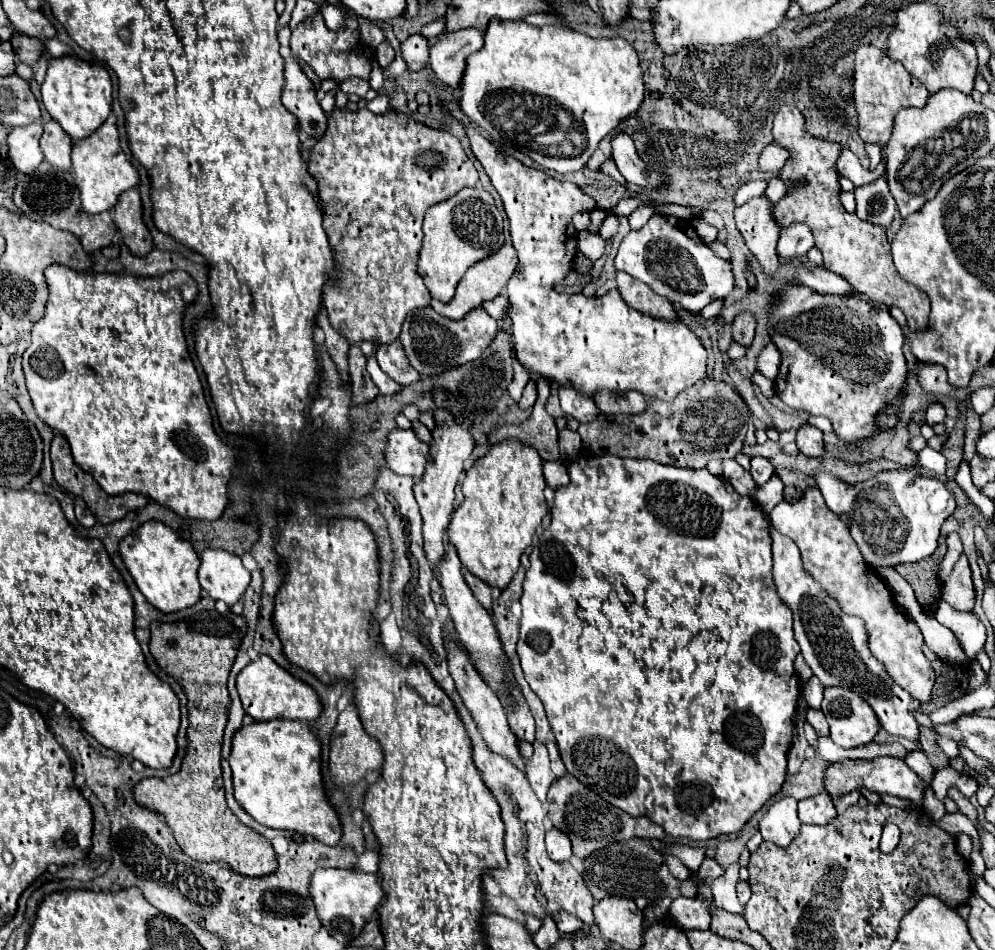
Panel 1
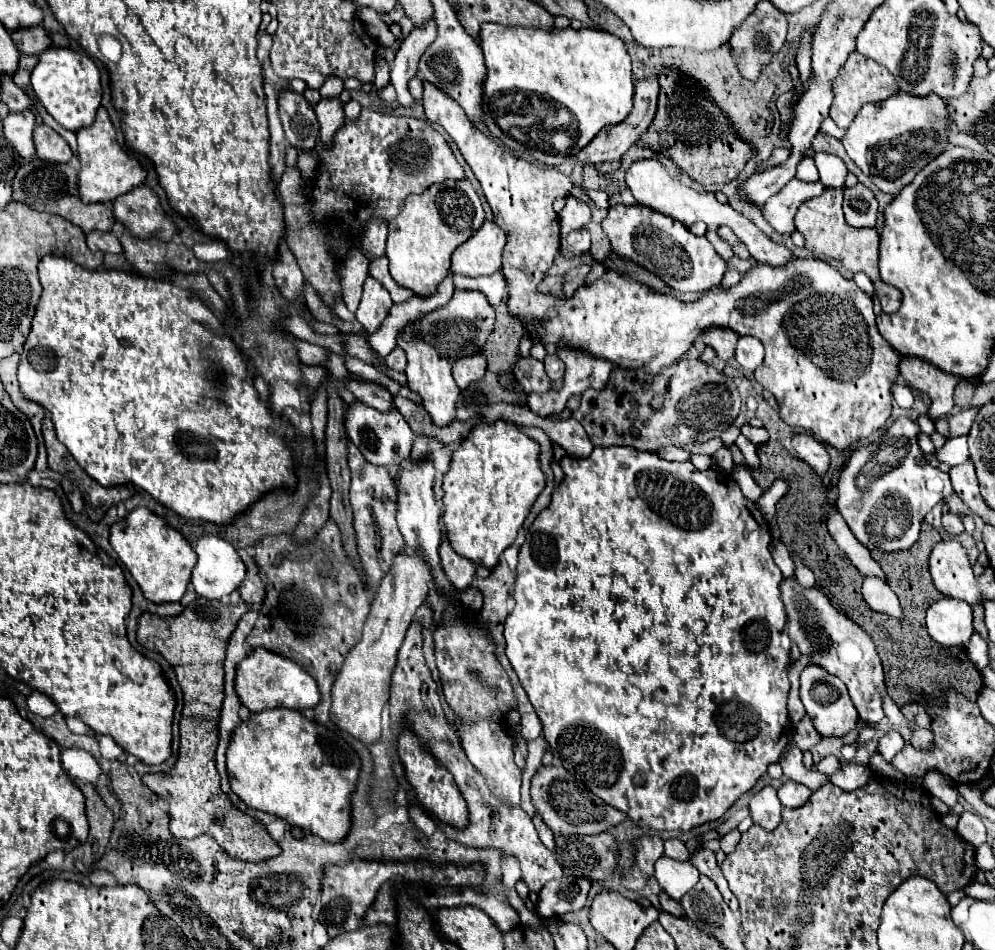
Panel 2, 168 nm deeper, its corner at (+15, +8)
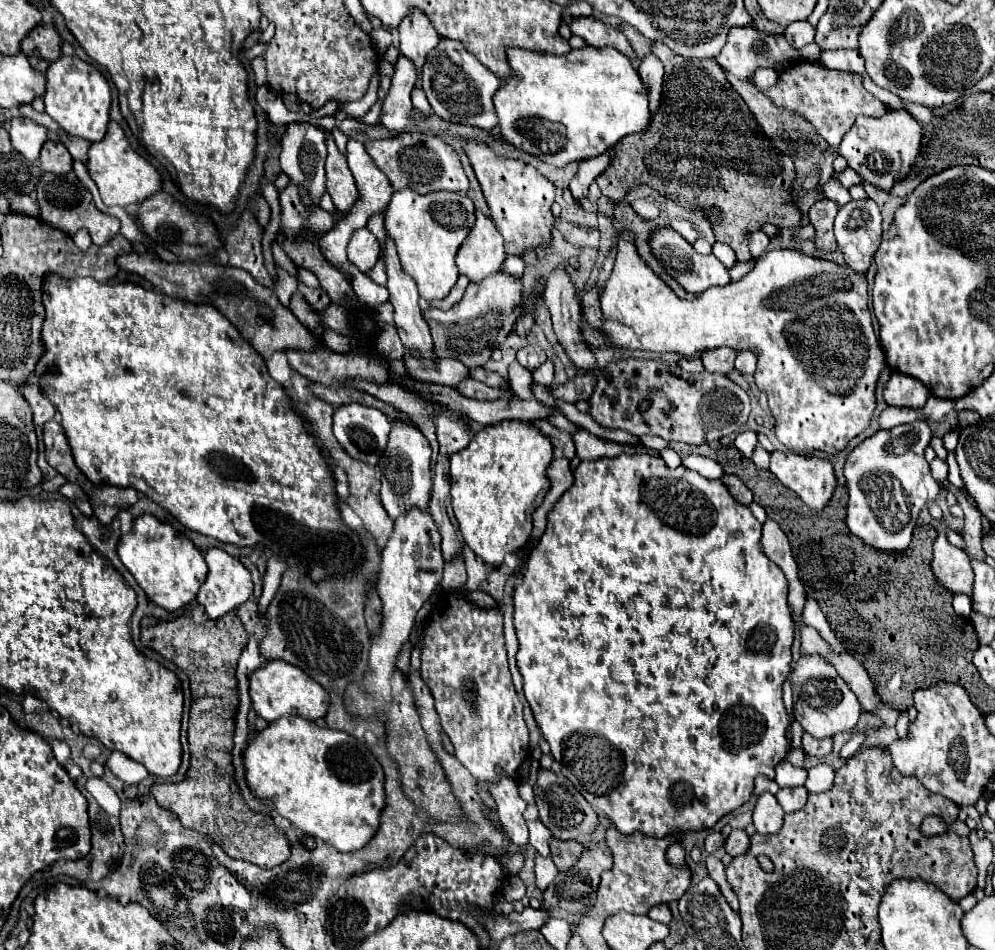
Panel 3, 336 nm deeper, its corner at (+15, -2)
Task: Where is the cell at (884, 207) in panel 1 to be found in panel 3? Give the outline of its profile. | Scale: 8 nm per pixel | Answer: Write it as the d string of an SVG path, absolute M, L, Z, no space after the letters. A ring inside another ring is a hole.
M867 198L867 200L851 200L849 204L841 206L839 212L837 212L837 218L835 218L835 240L845 256L845 262L859 274L865 274L871 260L873 260L873 254L877 252L879 244L881 244L881 212L877 208L877 204Z

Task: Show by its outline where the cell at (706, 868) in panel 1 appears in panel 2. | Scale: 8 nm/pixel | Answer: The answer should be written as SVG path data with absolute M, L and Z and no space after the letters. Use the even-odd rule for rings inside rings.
M703 848L703 850L695 852L695 854L691 854L689 860L691 860L691 864L693 864L701 874L709 876L709 878L717 884L717 888L721 890L727 906L737 914L737 898L735 898L735 894L729 890L727 880L725 880L725 876L723 876L721 868L719 868L717 862L715 862L715 854L713 854L709 848Z

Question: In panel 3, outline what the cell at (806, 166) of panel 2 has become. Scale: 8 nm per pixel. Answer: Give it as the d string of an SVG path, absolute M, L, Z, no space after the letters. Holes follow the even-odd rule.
M829 180L829 182L827 182L827 184L823 184L821 188L823 188L825 196L827 196L827 198L831 198L831 200L835 200L839 206L843 206L843 204L847 204L847 202L851 200L849 190L847 190L845 186L841 186L839 182L835 182L835 180Z

